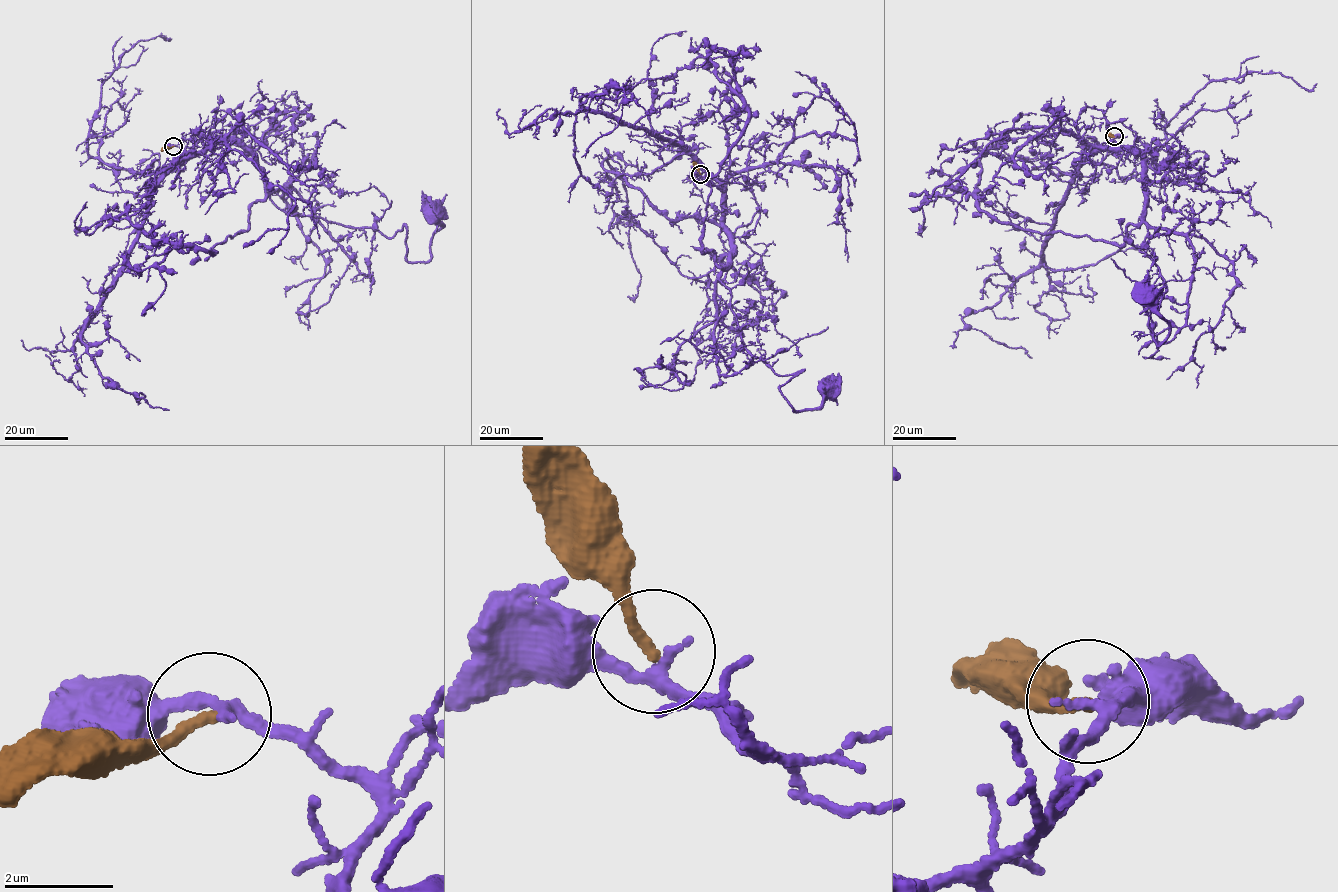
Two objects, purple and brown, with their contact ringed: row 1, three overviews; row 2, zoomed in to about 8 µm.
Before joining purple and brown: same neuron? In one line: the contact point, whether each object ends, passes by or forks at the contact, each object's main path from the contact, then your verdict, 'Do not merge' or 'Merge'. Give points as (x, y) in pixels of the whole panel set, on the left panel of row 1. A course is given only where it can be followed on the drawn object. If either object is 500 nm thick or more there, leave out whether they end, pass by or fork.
Place: (173, 146). At the ring purple passes by. At the ring brown ends. Course of purple: (174, 146), (191, 158), (227, 138), (278, 208), (388, 237), (405, 225), (411, 262), (430, 259), (435, 212). Course of brown: (173, 146), (161, 150). Do not merge

